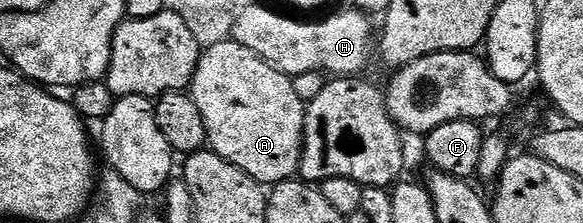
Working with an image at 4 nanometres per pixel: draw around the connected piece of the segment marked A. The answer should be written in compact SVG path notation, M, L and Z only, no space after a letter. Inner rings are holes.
M233 39L205 46L198 58L198 66L194 79L188 86L188 93L203 115L209 148L225 161L256 179L263 187L273 187L280 181L289 181L299 172L307 106L296 93L293 80L260 59L256 51L248 51L248 47ZM273 85L274 98L266 97L266 89Z

